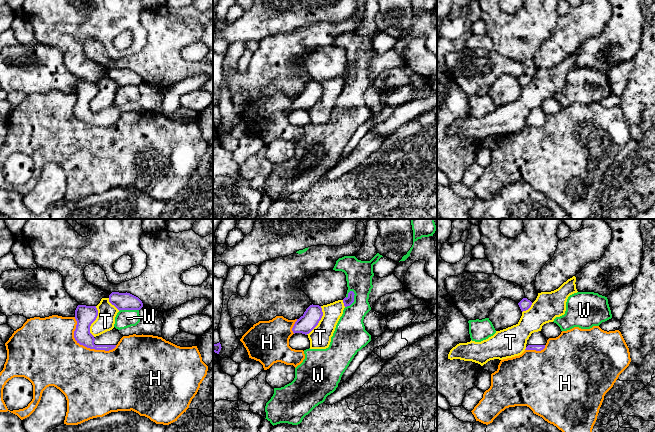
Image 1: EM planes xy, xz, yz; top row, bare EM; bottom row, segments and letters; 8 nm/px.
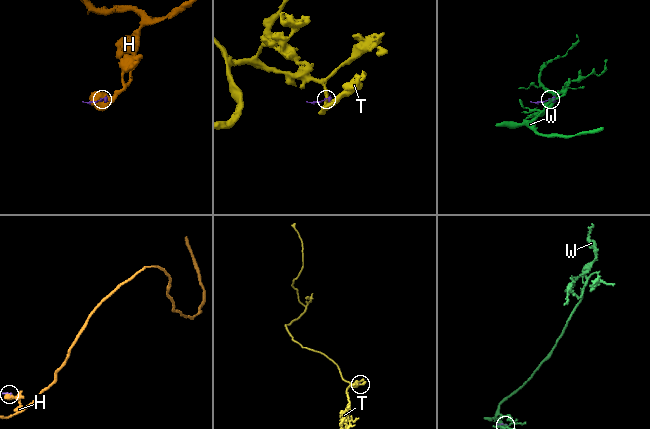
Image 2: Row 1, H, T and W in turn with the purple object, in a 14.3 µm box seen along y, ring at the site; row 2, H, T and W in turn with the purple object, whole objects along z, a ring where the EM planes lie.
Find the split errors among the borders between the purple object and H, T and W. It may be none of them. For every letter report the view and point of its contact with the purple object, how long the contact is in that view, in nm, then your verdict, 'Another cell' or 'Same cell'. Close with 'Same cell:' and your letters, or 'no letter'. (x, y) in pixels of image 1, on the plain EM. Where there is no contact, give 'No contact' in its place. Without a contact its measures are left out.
H: Touches purple at xy (85, 122). Shared border 420 nm. Another cell
T: Touches purple at xy (94, 96). Shared border 240 nm. Another cell
W: Touches purple at xz (353, 76). Shared border 160 nm. Another cell
Same cell: no letter

